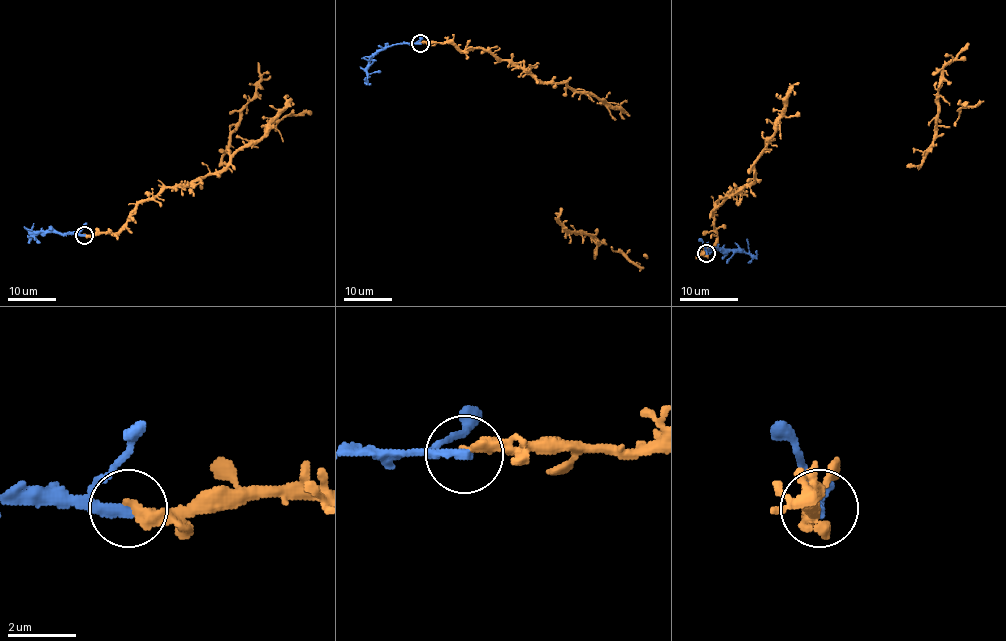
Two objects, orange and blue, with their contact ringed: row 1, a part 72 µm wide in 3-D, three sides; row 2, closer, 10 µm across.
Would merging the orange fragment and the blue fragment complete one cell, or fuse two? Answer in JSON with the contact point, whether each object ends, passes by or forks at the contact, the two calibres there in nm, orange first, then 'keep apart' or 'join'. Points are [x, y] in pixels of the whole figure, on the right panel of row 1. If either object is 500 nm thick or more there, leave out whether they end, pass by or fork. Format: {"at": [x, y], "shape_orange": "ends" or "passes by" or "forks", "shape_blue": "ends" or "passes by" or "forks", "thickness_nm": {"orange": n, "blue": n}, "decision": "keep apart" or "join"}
{"at": [706, 253], "shape_orange": "ends", "shape_blue": "ends", "thickness_nm": {"orange": 360, "blue": 300}, "decision": "join"}

